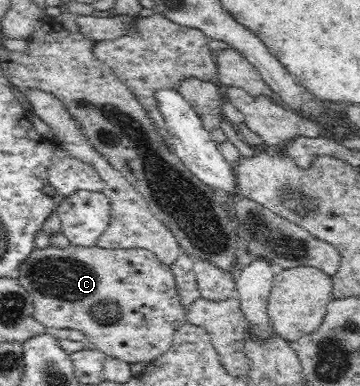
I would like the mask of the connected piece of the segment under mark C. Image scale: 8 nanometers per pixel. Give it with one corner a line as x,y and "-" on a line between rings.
68,244
62,249
52,245
46,248
36,247
32,254
23,261
17,273
21,287
31,296
32,315
45,329
72,329
80,331
90,343
95,345
96,350
104,352
106,356
114,357
125,361
126,363
142,363
142,361
152,361
154,357
162,355
170,343
177,328
187,323
187,312
180,306
179,296
175,289
173,272
168,265
161,263
160,259
154,253
144,248
126,248
126,249
104,249
100,246
82,247
74,244

